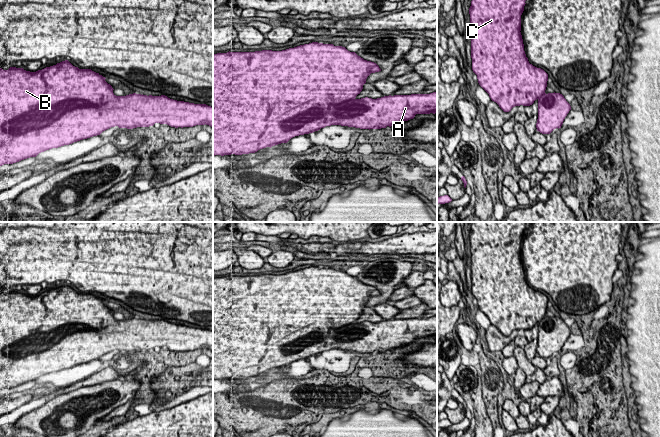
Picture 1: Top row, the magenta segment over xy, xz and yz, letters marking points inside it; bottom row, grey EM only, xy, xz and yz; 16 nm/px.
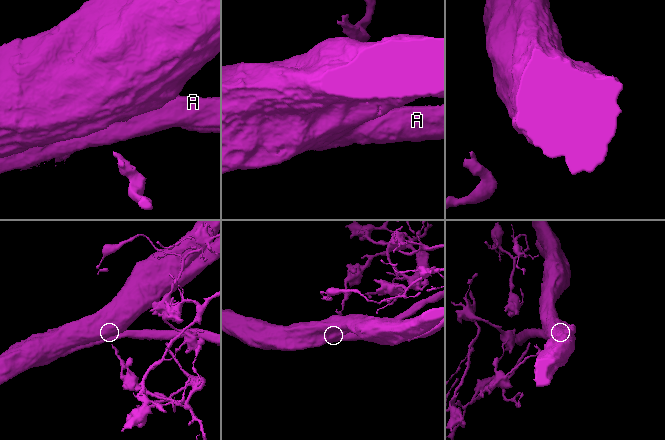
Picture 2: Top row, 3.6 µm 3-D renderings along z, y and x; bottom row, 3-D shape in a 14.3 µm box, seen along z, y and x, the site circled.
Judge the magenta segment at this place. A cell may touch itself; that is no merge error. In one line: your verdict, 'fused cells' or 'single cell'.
single cell

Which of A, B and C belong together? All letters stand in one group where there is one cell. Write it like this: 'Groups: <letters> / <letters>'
Groups: A B C

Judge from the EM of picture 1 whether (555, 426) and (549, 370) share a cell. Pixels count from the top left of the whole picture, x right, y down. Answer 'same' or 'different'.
different

